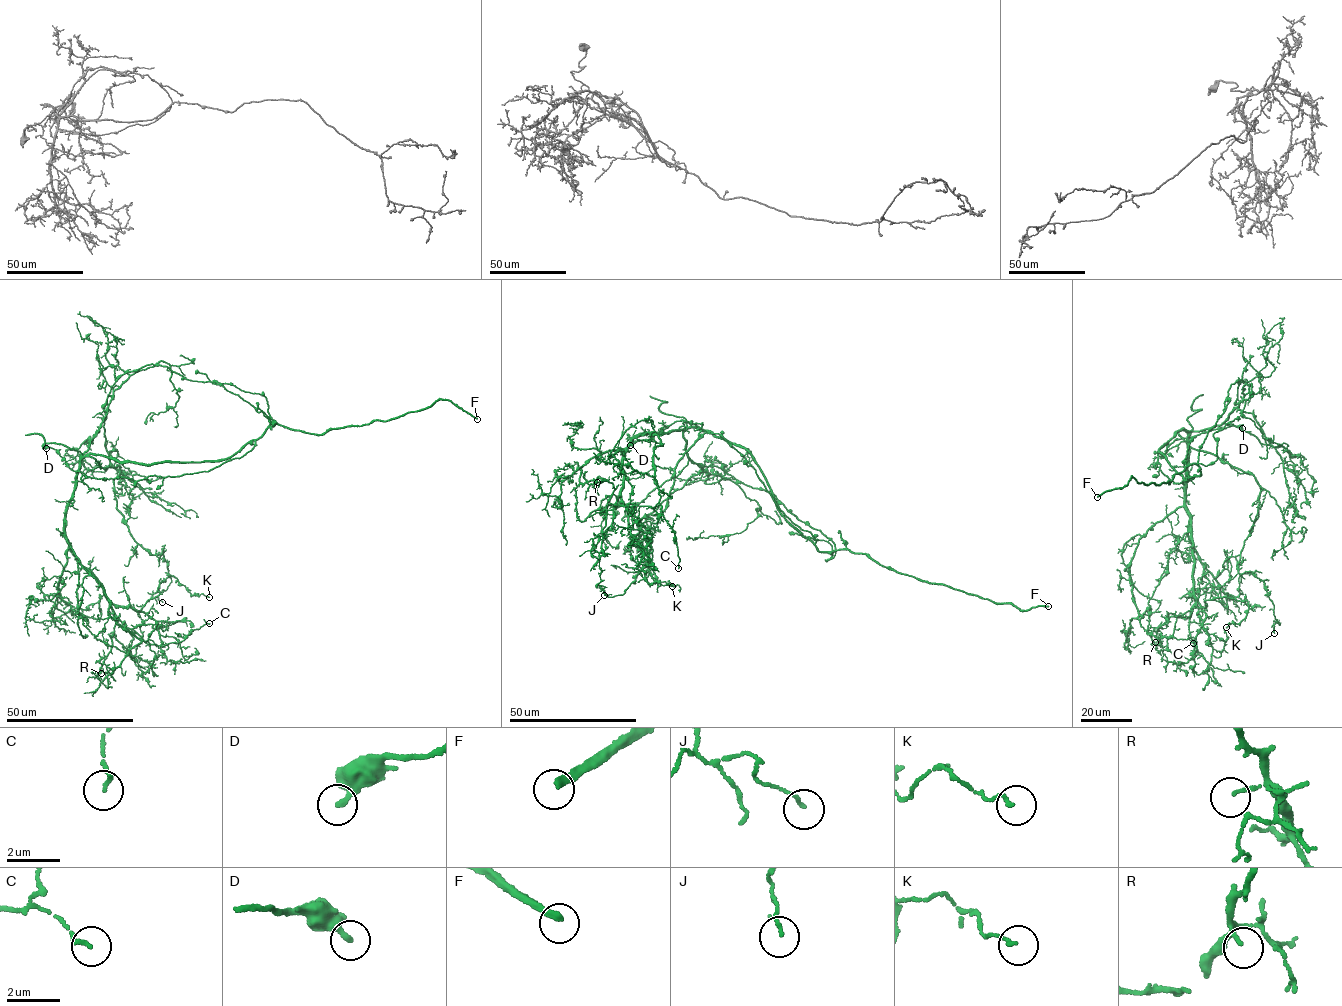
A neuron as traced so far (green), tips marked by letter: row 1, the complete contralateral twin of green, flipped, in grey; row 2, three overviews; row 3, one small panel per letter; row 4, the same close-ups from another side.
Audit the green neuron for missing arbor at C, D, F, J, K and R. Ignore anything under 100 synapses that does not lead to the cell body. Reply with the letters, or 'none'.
F

